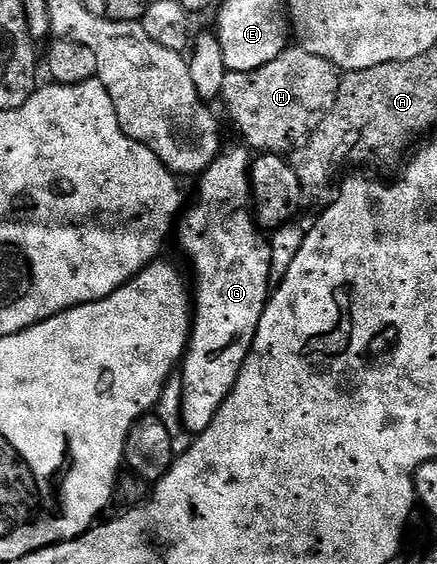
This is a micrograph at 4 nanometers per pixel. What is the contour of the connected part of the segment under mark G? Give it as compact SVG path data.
M228 145L215 159L215 163L208 170L203 171L198 179L198 182L200 181L199 199L196 200L195 207L187 215L185 215L186 213L182 215L177 226L179 246L187 253L187 258L191 261L192 268L195 269L191 337L181 363L184 384L183 426L194 436L205 432L205 428L209 428L209 424L213 424L213 416L217 416L221 404L225 404L229 392L237 384L237 376L245 364L247 353L251 350L259 321L265 312L268 297L273 290L271 243L261 233L260 227L253 217L250 176L253 158L246 145L238 145Z

